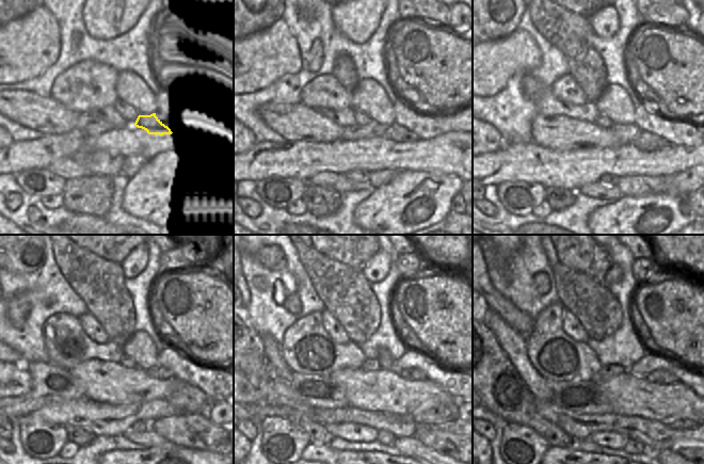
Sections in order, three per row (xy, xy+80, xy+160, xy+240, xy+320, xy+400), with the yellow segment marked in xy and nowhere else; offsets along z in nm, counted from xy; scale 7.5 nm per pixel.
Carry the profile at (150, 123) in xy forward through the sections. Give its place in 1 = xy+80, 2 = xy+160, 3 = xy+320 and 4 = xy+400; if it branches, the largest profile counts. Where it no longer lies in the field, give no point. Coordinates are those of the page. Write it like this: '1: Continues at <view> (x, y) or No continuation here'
1: Continues at xy+80 (396, 132)
2: Continues at xy+160 (646, 141)
3: Continues at xy+320 (429, 416)
4: Continues at xy+400 (677, 422).

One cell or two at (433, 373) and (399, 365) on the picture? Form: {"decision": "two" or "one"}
{"decision": "one"}

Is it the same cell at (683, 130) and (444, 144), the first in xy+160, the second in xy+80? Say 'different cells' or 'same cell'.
different cells

